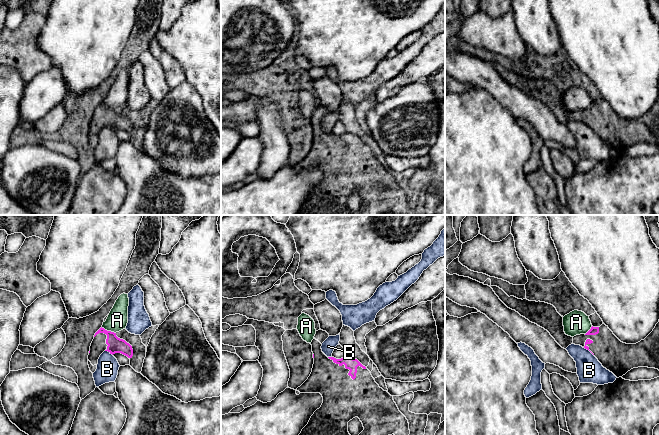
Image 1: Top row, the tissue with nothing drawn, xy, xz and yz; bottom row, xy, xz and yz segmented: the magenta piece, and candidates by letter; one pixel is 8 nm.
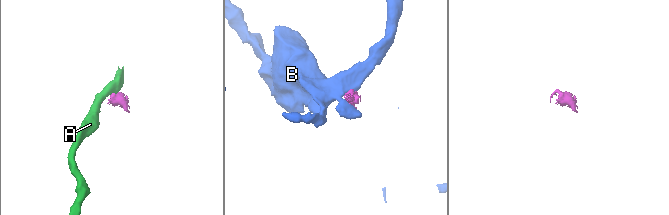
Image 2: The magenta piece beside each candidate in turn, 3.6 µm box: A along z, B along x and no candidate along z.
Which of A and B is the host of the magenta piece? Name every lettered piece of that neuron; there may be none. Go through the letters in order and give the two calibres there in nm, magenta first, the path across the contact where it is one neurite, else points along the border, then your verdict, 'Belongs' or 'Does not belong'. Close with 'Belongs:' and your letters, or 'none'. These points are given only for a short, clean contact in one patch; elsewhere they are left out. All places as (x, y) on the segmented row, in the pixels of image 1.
A: Thickness 130 nm (magenta) against 170 nm. Boundary: xy (101, 327), (115, 333). Does not belong
B: Thickness 130 nm (magenta) against 180 nm. Boundary: xy (105, 350), (112, 355). Does not belong
Belongs: none

